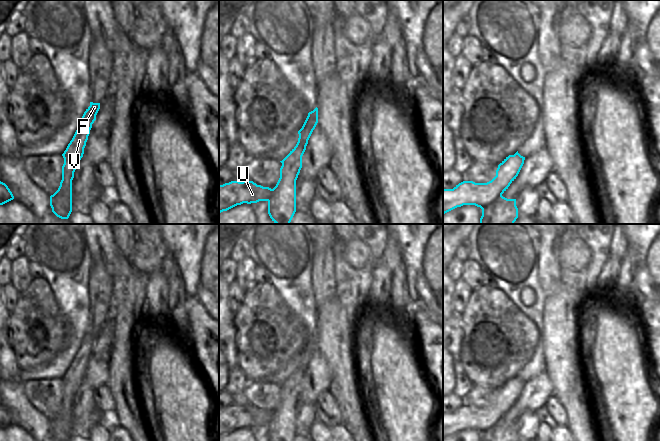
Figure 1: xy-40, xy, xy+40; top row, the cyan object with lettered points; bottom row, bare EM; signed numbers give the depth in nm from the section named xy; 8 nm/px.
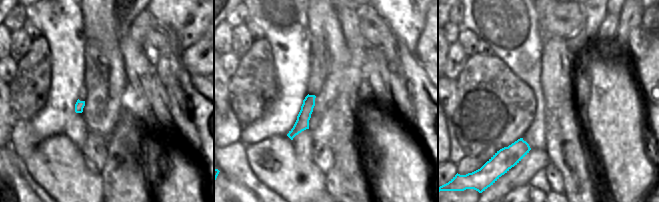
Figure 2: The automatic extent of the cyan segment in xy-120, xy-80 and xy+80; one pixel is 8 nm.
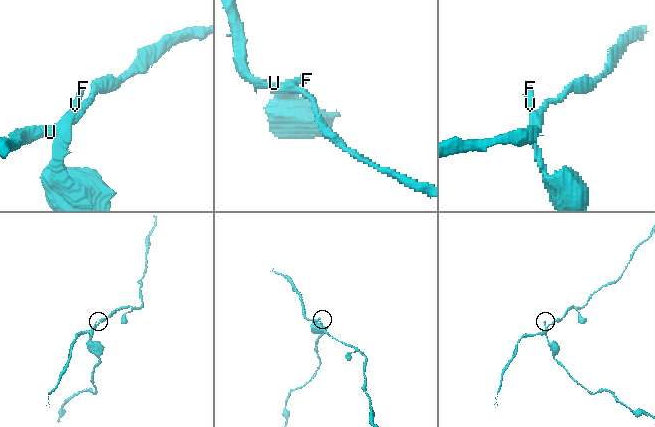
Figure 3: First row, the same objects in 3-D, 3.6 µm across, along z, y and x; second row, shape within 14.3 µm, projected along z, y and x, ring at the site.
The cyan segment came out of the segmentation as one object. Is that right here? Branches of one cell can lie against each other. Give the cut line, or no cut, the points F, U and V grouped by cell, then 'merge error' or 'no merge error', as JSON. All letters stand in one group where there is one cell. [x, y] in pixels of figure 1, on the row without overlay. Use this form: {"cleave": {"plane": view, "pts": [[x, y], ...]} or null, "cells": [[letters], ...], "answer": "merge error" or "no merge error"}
{"cleave": {"plane": "xy+40", "pts": [[501, 418], [490, 428], [480, 431]]}, "cells": [["F", "V"], ["U"]], "answer": "merge error"}

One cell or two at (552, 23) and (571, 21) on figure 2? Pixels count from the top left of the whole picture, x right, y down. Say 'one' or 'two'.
one

